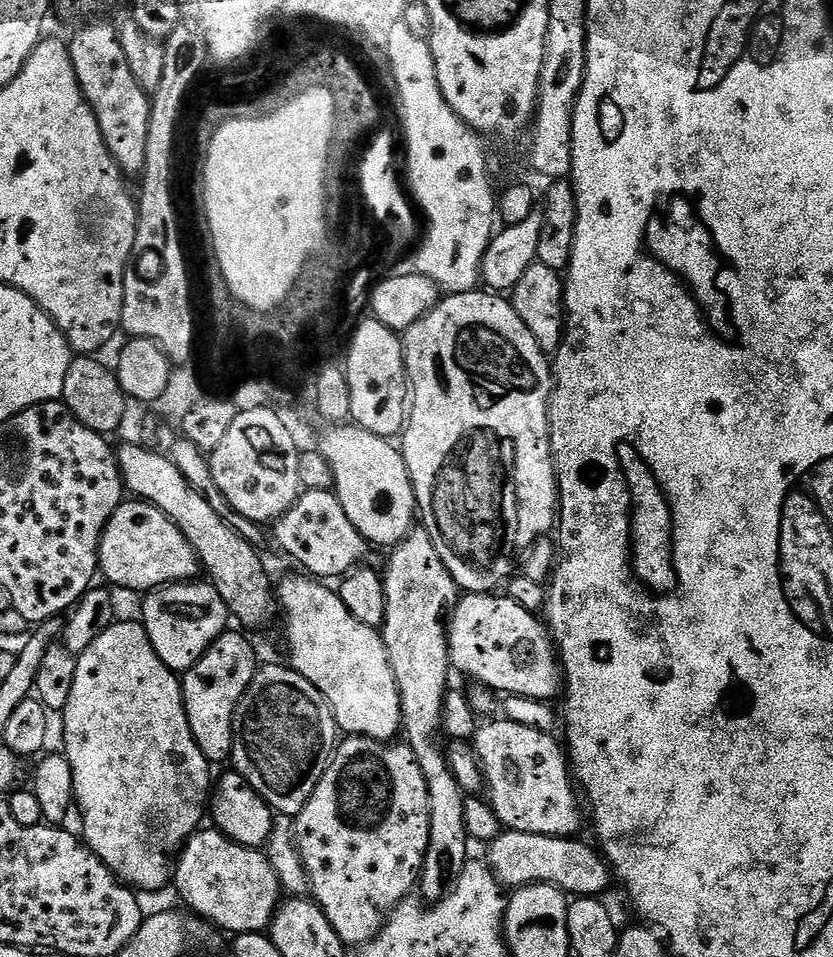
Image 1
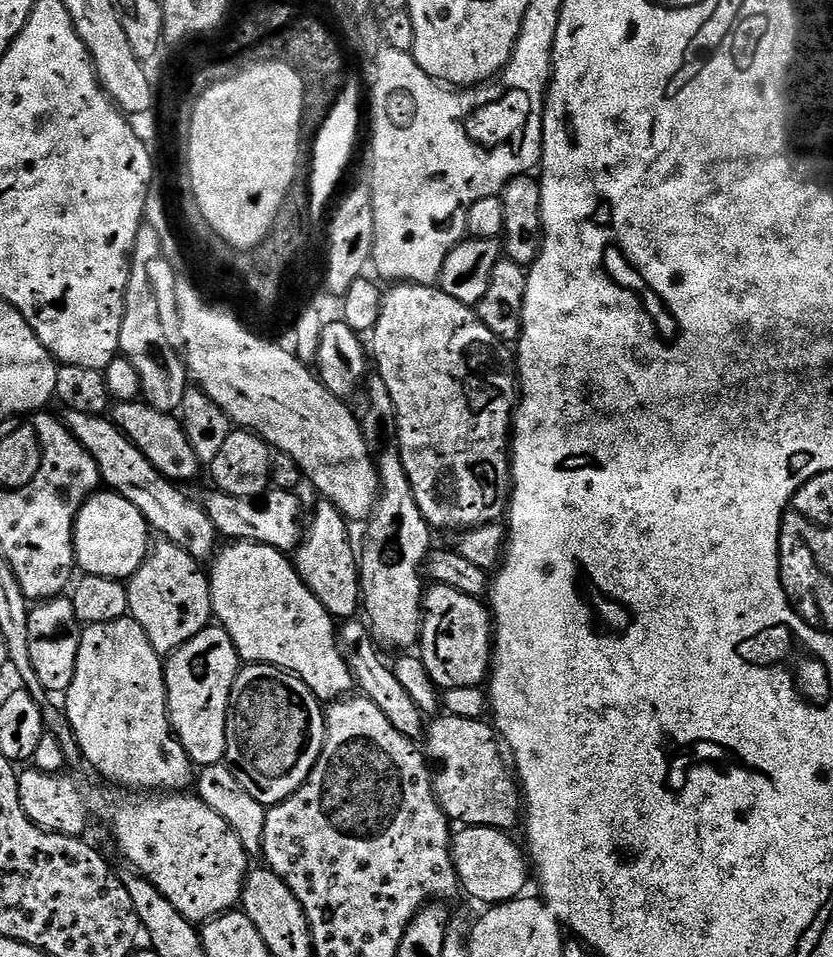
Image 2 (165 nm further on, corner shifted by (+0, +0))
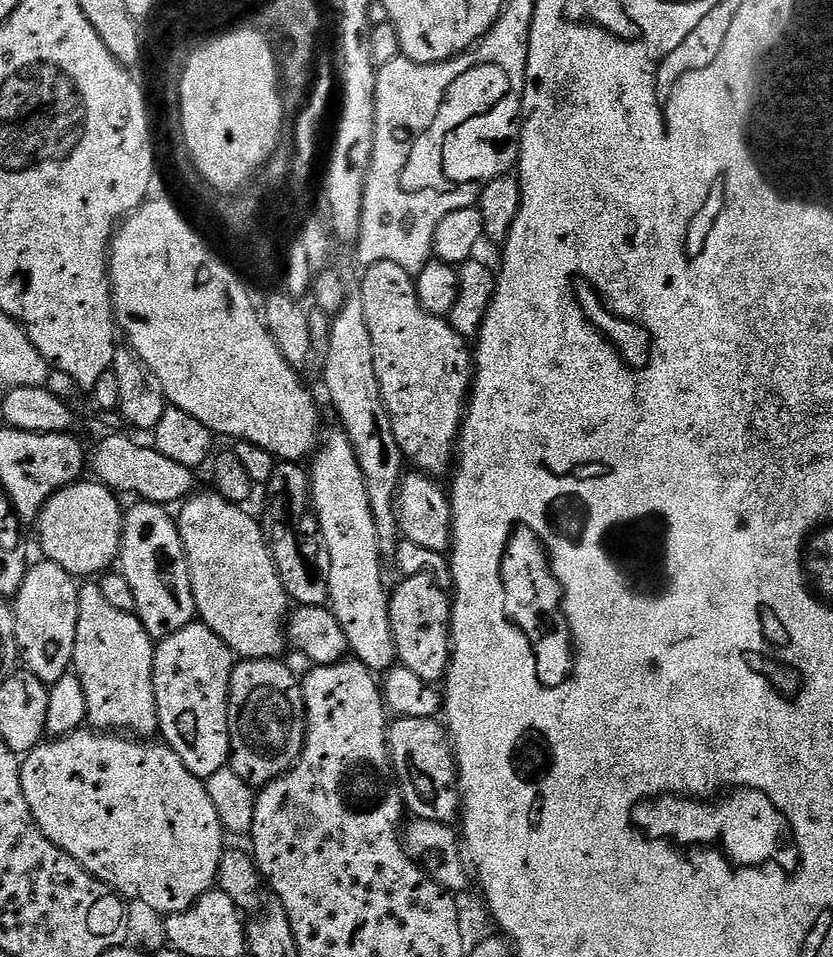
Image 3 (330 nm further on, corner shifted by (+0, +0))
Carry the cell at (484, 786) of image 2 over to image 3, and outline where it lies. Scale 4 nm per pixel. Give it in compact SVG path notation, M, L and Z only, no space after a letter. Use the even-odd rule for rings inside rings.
M409 716L393 719L388 729L388 752L392 755L404 807L415 819L452 824L455 816L457 819L461 815L462 789L456 754L450 733L439 719Z

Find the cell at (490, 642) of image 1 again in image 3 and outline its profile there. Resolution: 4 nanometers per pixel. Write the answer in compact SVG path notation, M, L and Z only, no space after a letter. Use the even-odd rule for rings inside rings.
M426 574L405 576L399 582L396 589L391 589L389 599L389 620L397 661L414 670L414 674L427 684L439 685L447 677L448 665L452 663L452 601L449 593Z

